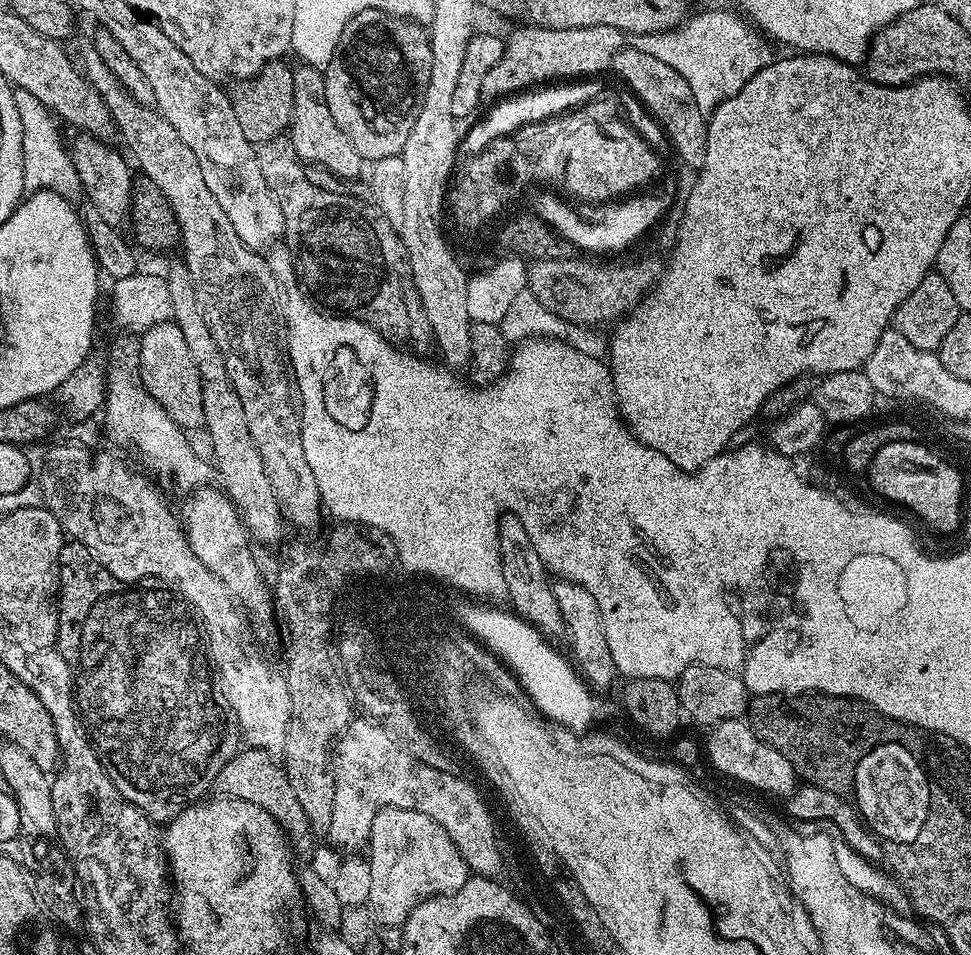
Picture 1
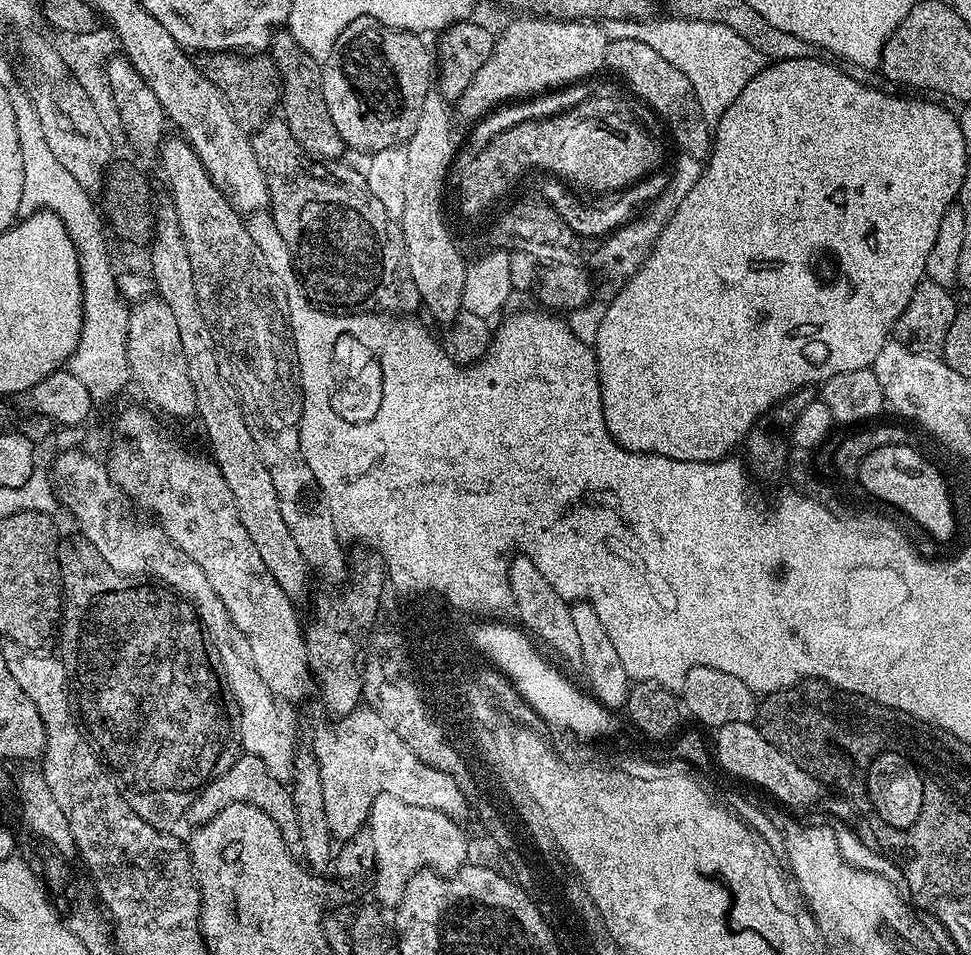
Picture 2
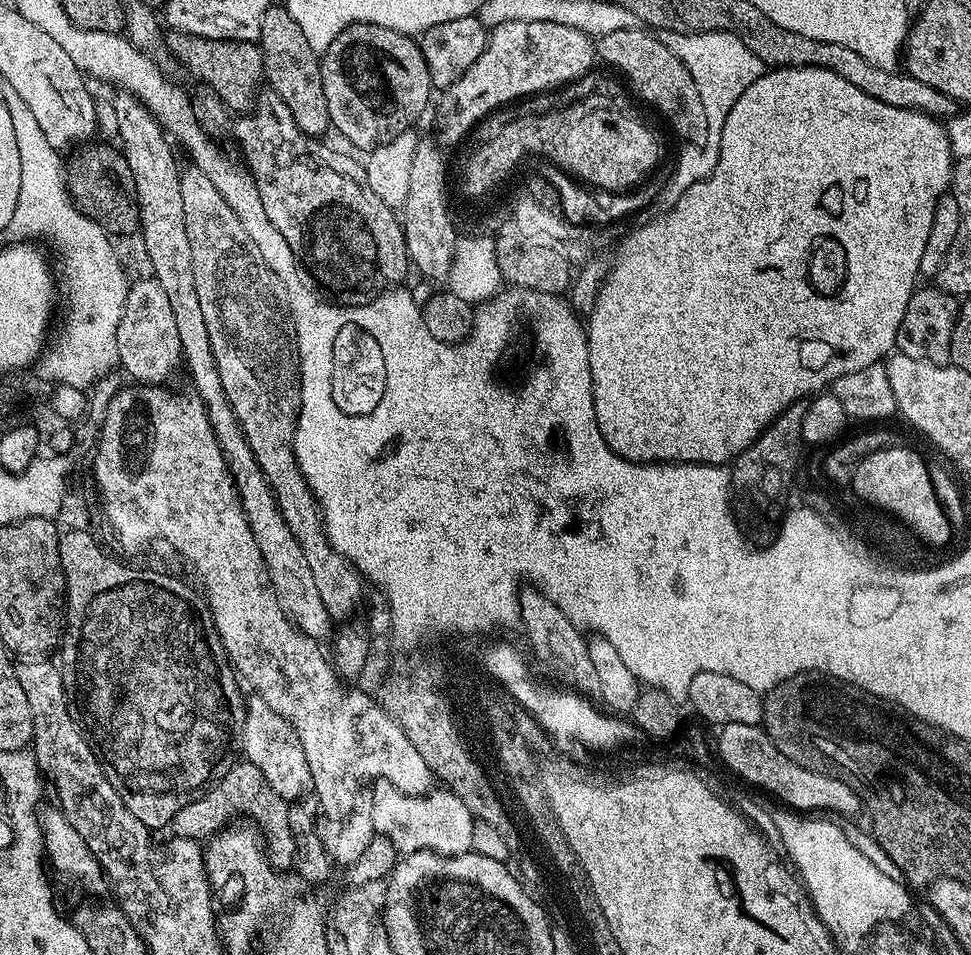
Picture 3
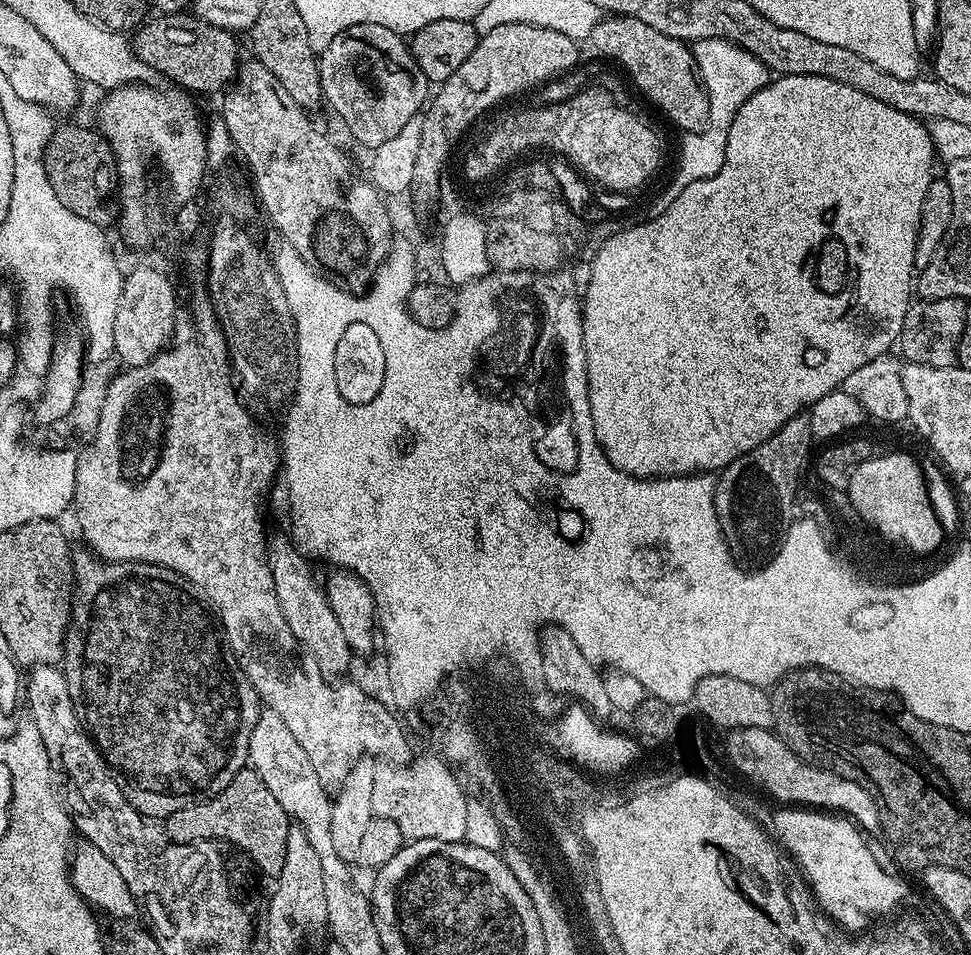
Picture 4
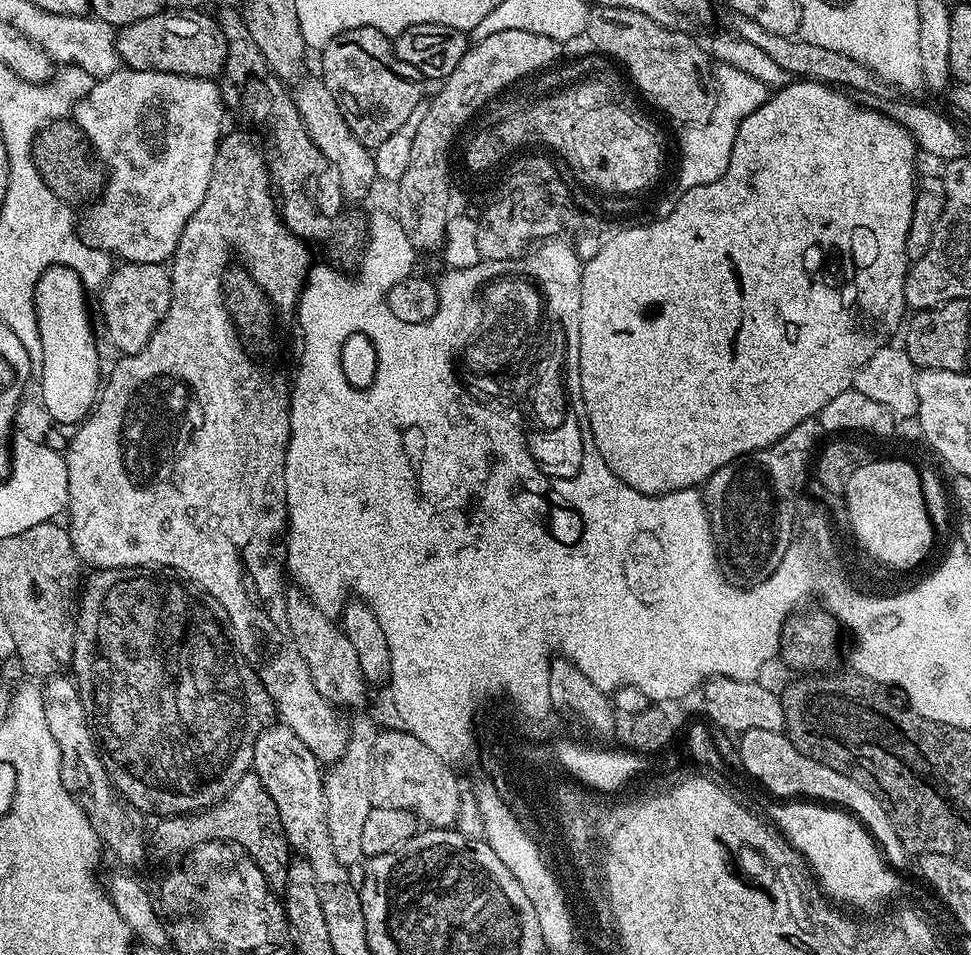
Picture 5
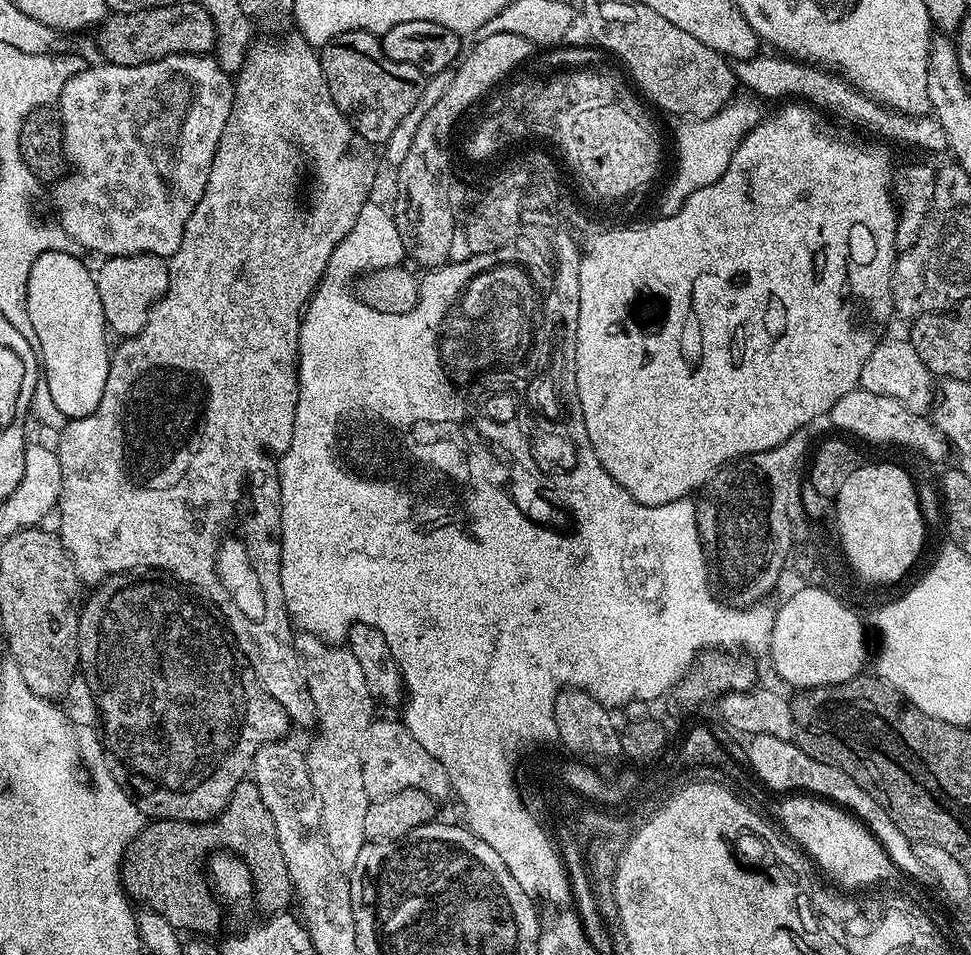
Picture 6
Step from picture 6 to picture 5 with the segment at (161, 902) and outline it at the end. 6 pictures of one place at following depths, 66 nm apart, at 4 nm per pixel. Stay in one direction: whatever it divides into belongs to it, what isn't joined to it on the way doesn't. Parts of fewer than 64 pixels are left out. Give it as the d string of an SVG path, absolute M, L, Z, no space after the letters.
M251 770L238 778L227 796L223 796L216 804L199 812L161 819L157 824L160 825L156 828L156 840L168 852L187 854L202 842L233 840L248 851L250 858L254 858L258 870L262 870L273 889L283 889L288 883L290 849L278 818L278 806L274 806L274 798L266 794L266 786L262 786L260 779Z

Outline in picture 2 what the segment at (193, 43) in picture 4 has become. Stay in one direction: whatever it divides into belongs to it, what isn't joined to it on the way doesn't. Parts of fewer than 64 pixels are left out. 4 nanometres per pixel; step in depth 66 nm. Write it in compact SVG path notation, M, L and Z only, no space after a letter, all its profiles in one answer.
M209 52L203 57L203 73L216 84L225 96L238 126L251 134L259 132L261 126L277 111L282 100L280 75L276 63L268 54L241 54L239 52Z

